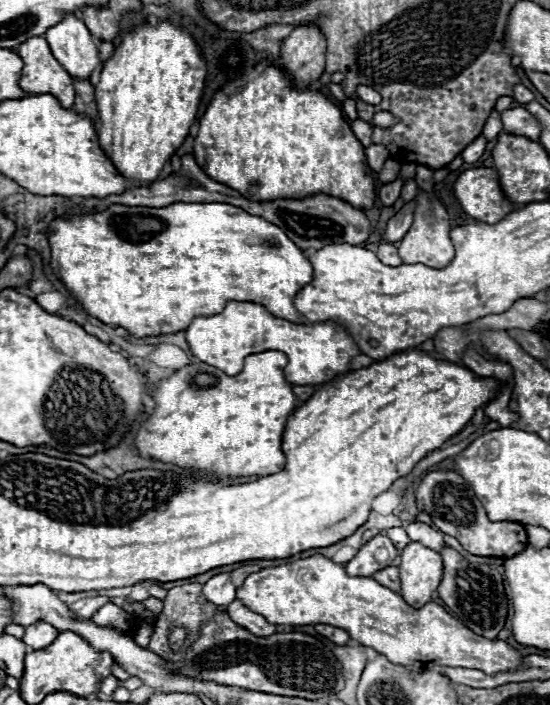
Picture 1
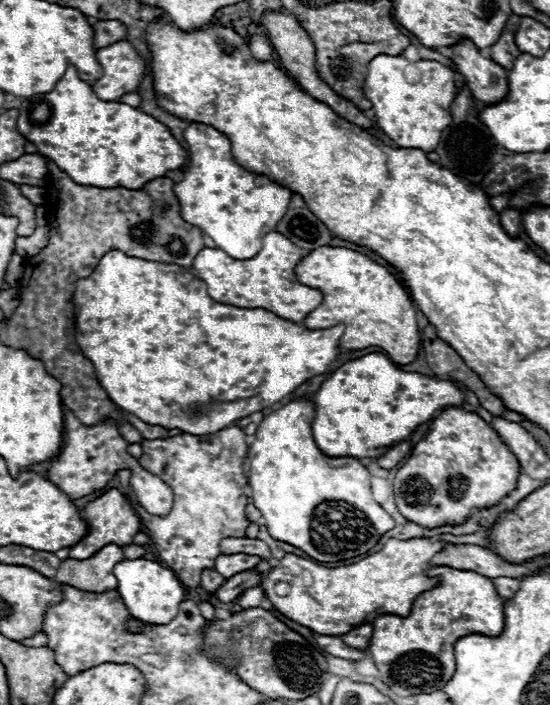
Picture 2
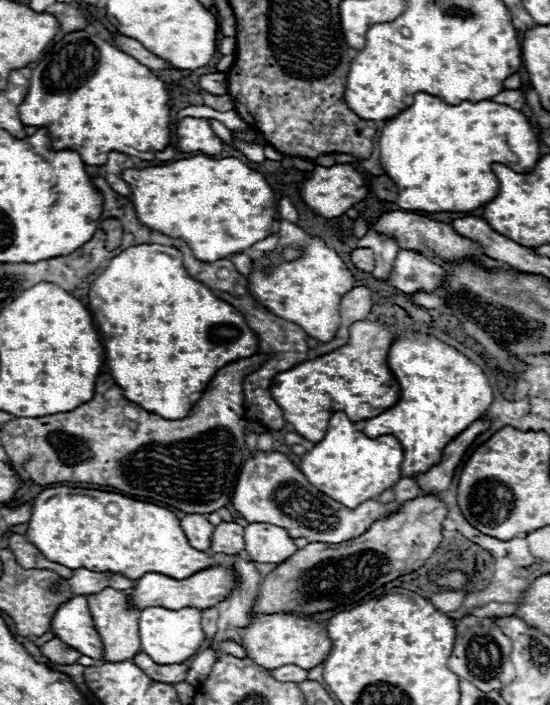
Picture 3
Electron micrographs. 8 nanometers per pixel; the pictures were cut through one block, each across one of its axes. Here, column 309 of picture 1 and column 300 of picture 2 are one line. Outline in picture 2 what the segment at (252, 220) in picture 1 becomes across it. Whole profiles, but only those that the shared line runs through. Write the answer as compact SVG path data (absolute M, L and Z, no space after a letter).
M320 246L296 264L294 274L300 284L316 288L324 294L322 304L302 320L306 328L332 328L338 322L344 322L346 330L340 338L342 348L362 350L378 346L392 362L398 364L410 364L416 358L420 348L416 308L404 286L386 266L380 266L350 248Z

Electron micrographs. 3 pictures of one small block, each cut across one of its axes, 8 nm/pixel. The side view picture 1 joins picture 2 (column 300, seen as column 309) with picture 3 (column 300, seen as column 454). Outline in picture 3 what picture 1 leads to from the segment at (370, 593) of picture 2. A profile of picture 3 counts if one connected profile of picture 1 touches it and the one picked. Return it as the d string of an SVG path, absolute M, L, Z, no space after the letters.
M294 614L256 616L250 626L240 630L240 636L242 636L242 648L246 648L246 656L266 670L274 670L286 664L296 664L304 670L310 670L322 664L328 652L332 650L332 642L326 630L318 622L310 618L298 618Z

